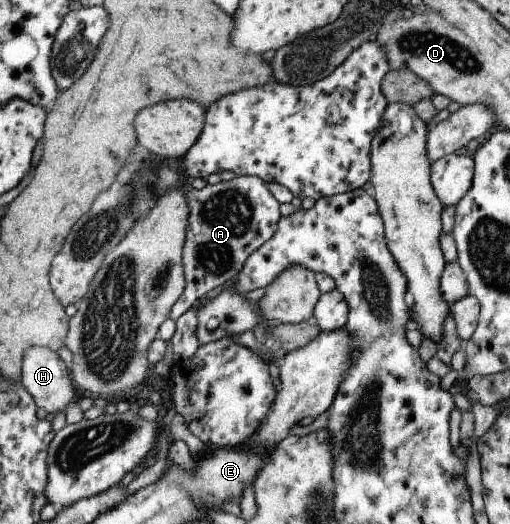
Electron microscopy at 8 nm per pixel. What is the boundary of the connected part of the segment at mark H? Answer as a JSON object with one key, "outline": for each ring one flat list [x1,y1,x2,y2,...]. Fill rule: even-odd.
{"outline":[[30,346,24,350,21,362,20,384,34,400,37,408,42,408,48,414,64,411,74,400,74,387,69,377,69,369,50,348]]}

